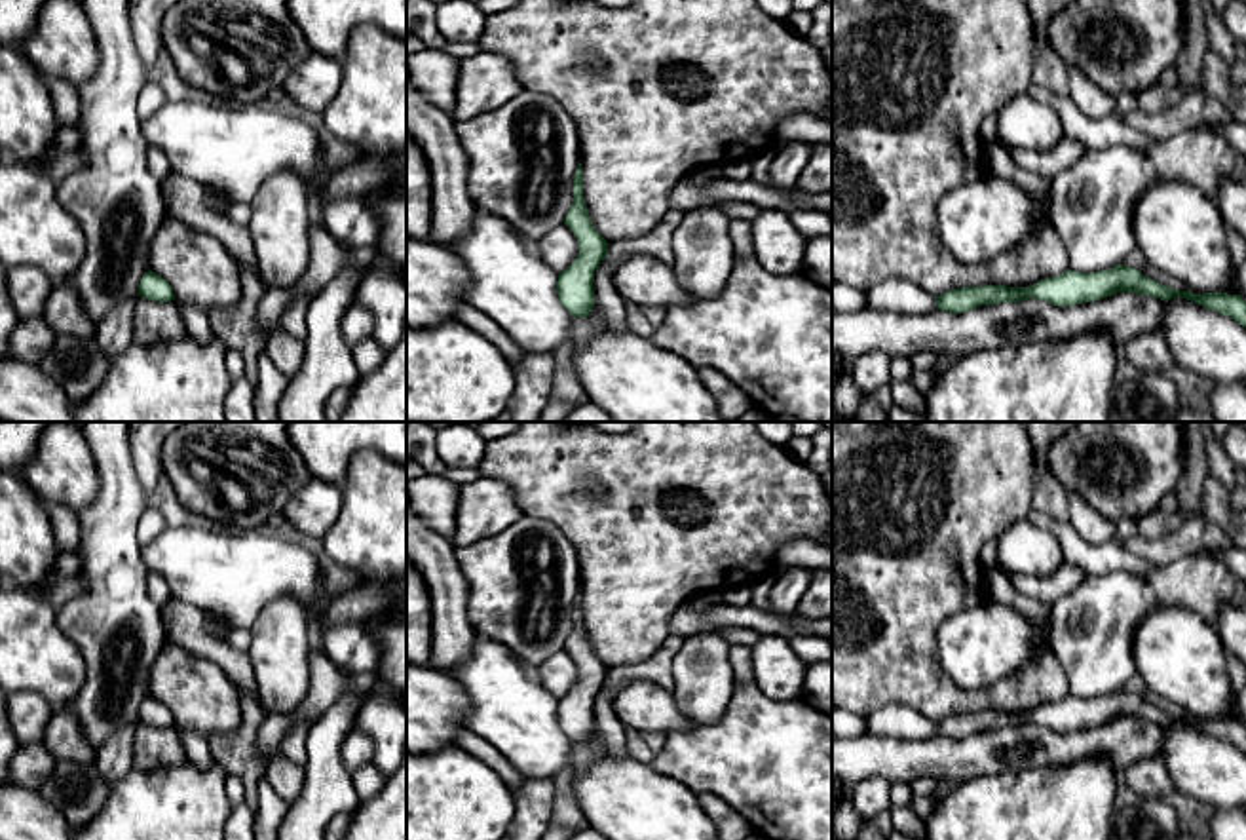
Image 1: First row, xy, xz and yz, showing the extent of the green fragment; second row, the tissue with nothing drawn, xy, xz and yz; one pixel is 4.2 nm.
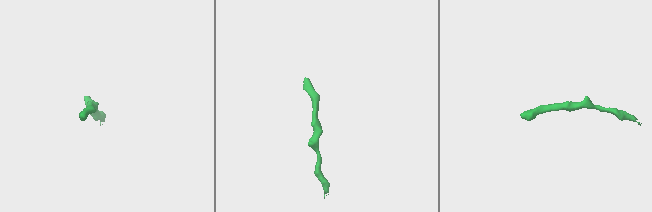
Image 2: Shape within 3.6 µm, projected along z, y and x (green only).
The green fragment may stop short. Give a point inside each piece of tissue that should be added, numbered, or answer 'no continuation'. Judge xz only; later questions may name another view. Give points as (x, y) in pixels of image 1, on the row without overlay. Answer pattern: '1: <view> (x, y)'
no continuation

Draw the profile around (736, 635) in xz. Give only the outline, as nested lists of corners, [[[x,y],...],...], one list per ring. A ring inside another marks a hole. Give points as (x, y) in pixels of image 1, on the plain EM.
[[[741,625],[705,629],[705,631],[718,631],[720,635],[724,635],[727,639],[727,642],[731,646],[737,646],[737,644],[752,646],[760,639],[758,631],[746,629],[746,627],[741,627]]]

